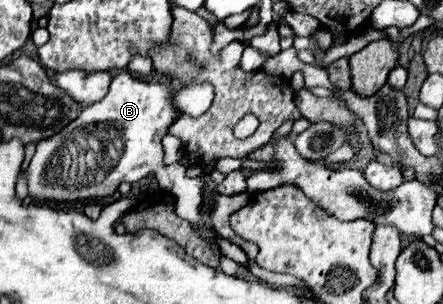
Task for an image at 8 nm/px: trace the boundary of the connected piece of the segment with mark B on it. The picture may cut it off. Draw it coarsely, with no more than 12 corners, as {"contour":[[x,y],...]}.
{"contour":[[130,71],[40,141],[36,201],[112,195],[156,175],[200,225],[202,179],[162,165],[176,85]]}

